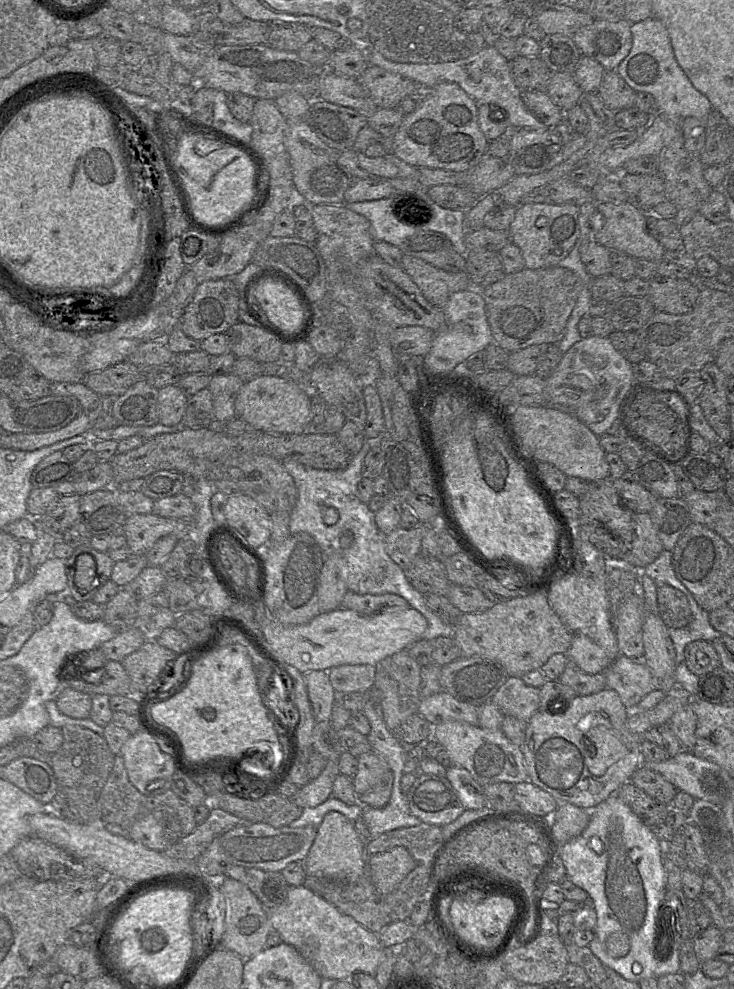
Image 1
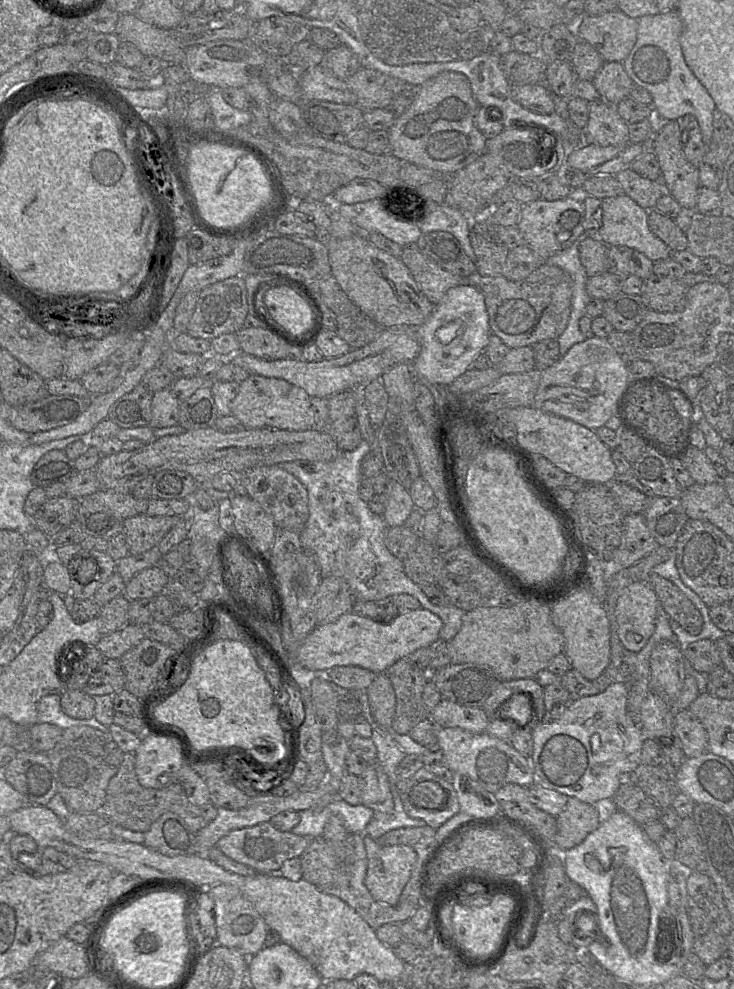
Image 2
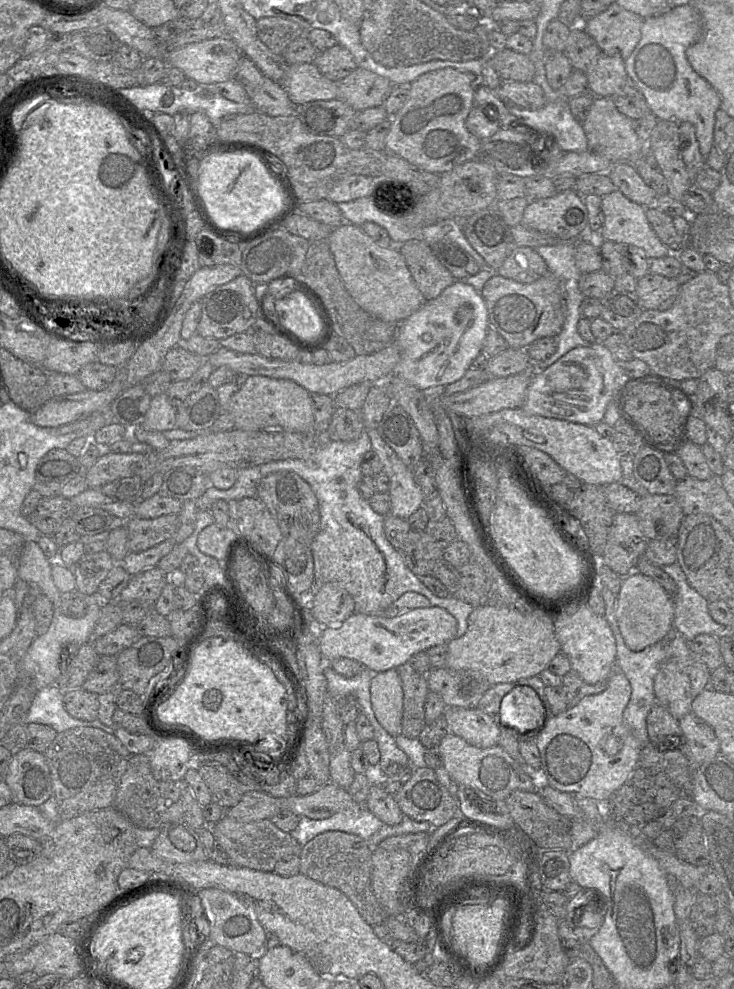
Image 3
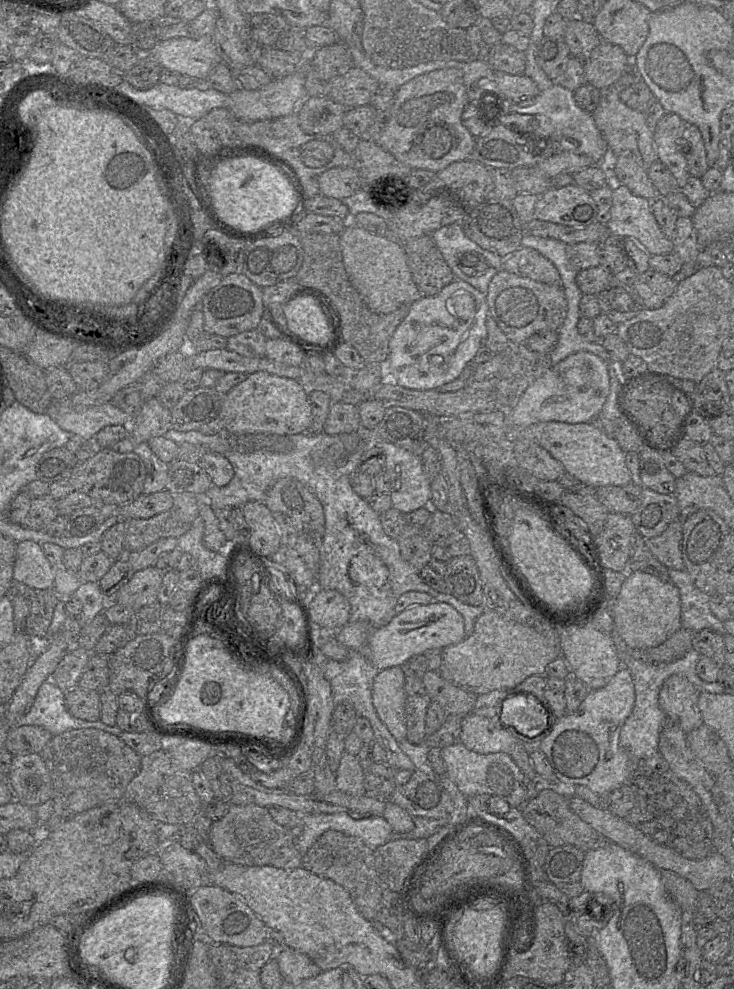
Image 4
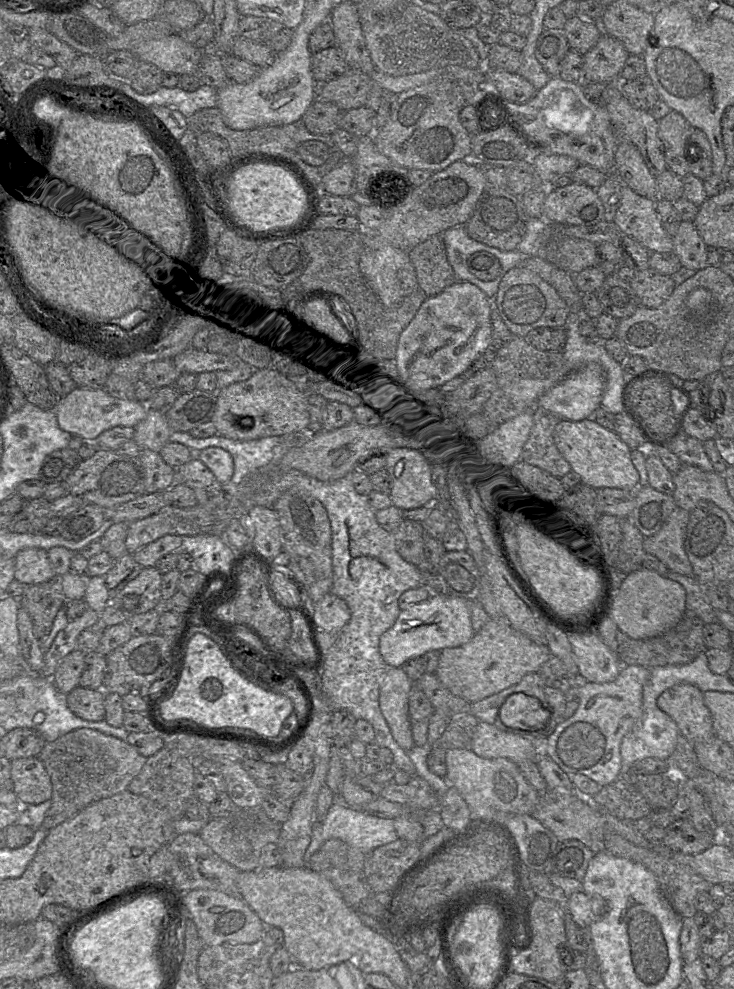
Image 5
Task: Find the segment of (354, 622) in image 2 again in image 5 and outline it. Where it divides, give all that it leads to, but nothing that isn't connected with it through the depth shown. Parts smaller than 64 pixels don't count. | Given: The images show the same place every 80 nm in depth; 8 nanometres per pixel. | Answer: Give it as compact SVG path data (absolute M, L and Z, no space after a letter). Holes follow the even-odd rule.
M432 593L428 599L401 610L394 625L386 630L379 639L379 651L385 663L390 667L401 667L407 660L420 658L429 651L442 651L443 649L459 647L469 642L475 635L471 623L471 602L474 601L451 595Z

